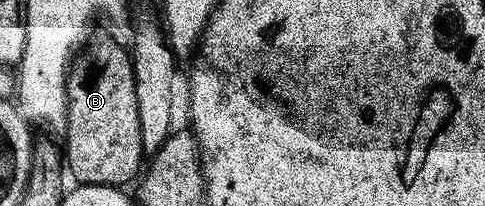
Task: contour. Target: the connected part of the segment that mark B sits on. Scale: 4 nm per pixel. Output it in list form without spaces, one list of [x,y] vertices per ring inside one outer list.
[[[104,39],[84,60],[77,62],[75,66],[68,72],[68,126],[66,128],[66,136],[68,135],[68,151],[66,147],[66,171],[67,174],[76,178],[75,182],[80,185],[89,187],[119,187],[123,188],[124,183],[128,183],[136,174],[139,176],[142,171],[142,164],[145,162],[146,156],[144,146],[142,145],[142,129],[138,125],[138,93],[136,92],[136,78],[132,72],[132,61],[127,50],[124,51],[116,43]]]

